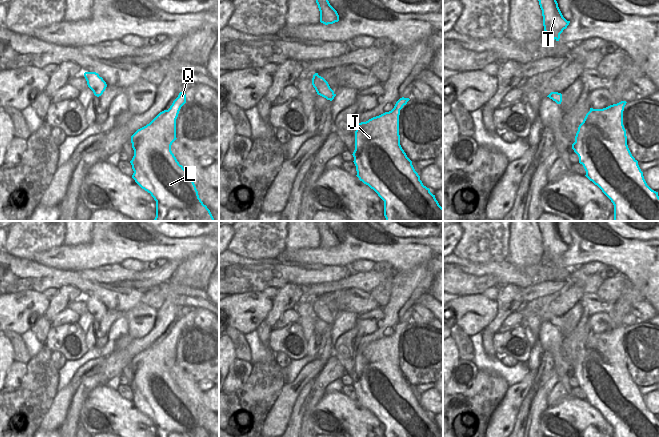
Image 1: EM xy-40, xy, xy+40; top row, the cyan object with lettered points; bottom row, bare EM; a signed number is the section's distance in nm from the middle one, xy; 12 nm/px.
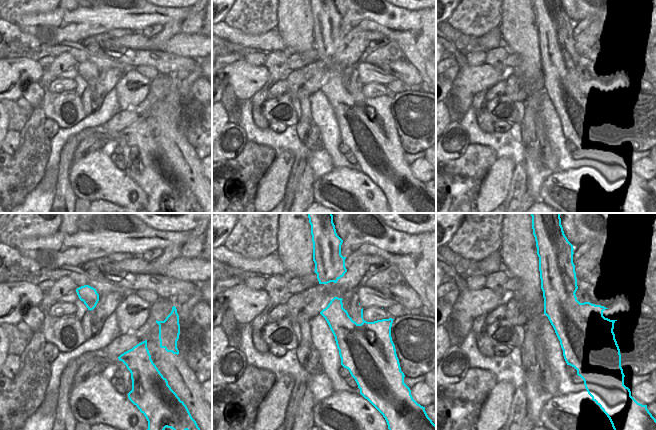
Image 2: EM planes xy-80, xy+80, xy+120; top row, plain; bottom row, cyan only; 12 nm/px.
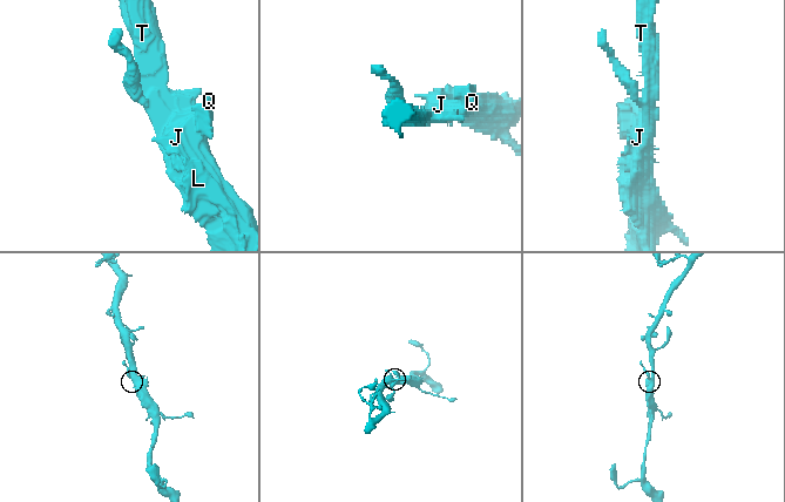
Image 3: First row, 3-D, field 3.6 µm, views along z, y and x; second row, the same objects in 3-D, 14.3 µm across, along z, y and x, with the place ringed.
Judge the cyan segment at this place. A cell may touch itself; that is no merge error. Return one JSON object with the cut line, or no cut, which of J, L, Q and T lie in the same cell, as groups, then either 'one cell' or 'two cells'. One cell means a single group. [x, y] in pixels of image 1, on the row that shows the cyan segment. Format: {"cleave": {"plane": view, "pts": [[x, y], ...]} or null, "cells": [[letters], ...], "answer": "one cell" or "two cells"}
{"cleave": null, "cells": [["J", "L", "Q", "T"]], "answer": "one cell"}

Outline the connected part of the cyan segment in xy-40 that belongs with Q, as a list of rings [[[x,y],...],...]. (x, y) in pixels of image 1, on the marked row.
[[[180,92],[168,110],[160,112],[149,124],[138,129],[131,136],[134,156],[130,161],[134,171],[132,178],[156,201],[156,217],[154,221],[215,221],[210,210],[199,198],[198,191],[187,171],[179,164],[171,151],[176,138],[176,119],[181,107],[186,103],[185,92]]]

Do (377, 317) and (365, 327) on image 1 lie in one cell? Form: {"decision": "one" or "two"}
{"decision": "one"}

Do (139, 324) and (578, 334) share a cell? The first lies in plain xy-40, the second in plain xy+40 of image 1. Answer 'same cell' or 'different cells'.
different cells

